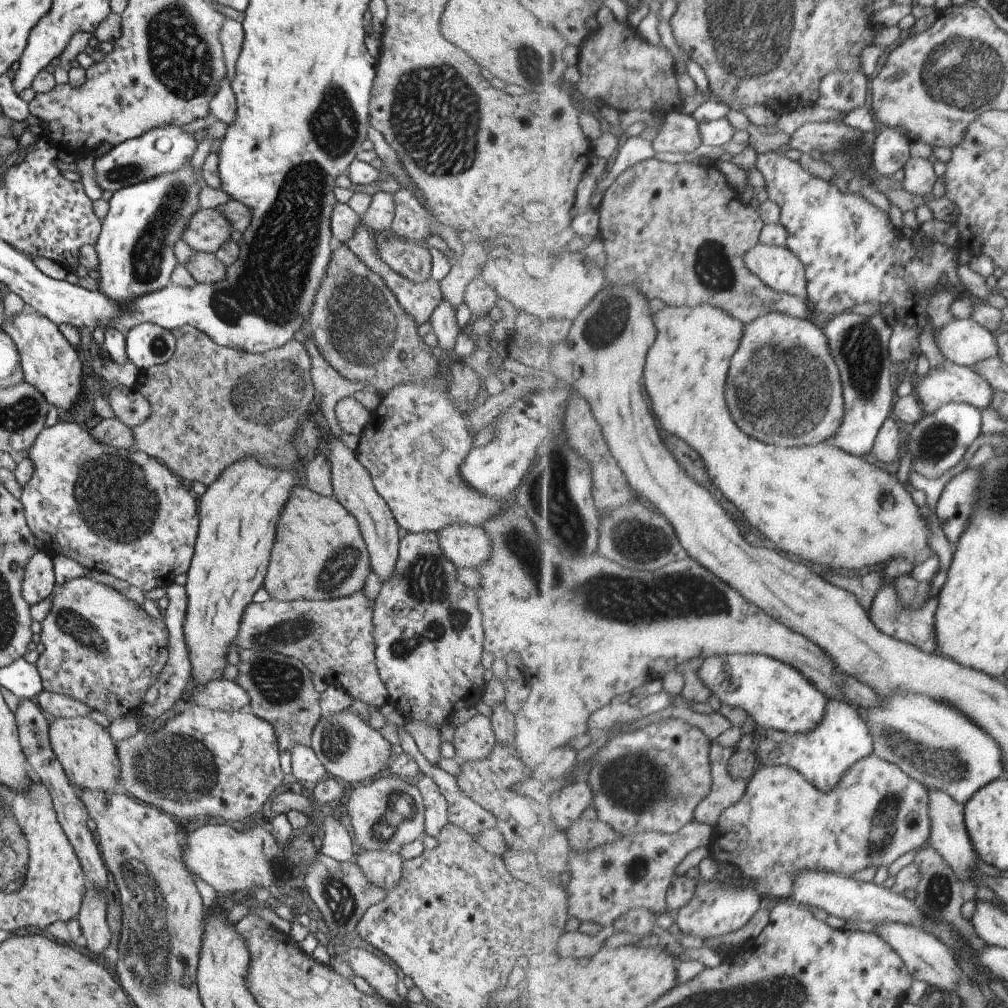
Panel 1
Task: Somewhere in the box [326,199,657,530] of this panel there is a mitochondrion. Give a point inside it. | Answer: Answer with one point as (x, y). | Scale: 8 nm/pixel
(604, 327)

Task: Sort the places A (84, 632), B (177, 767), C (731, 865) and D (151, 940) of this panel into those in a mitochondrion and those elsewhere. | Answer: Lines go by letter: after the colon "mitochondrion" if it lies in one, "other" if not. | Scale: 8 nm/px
A: mitochondrion
B: mitochondrion
C: other
D: mitochondrion

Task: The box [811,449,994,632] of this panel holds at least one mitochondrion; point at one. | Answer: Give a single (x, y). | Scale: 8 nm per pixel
(970, 496)

